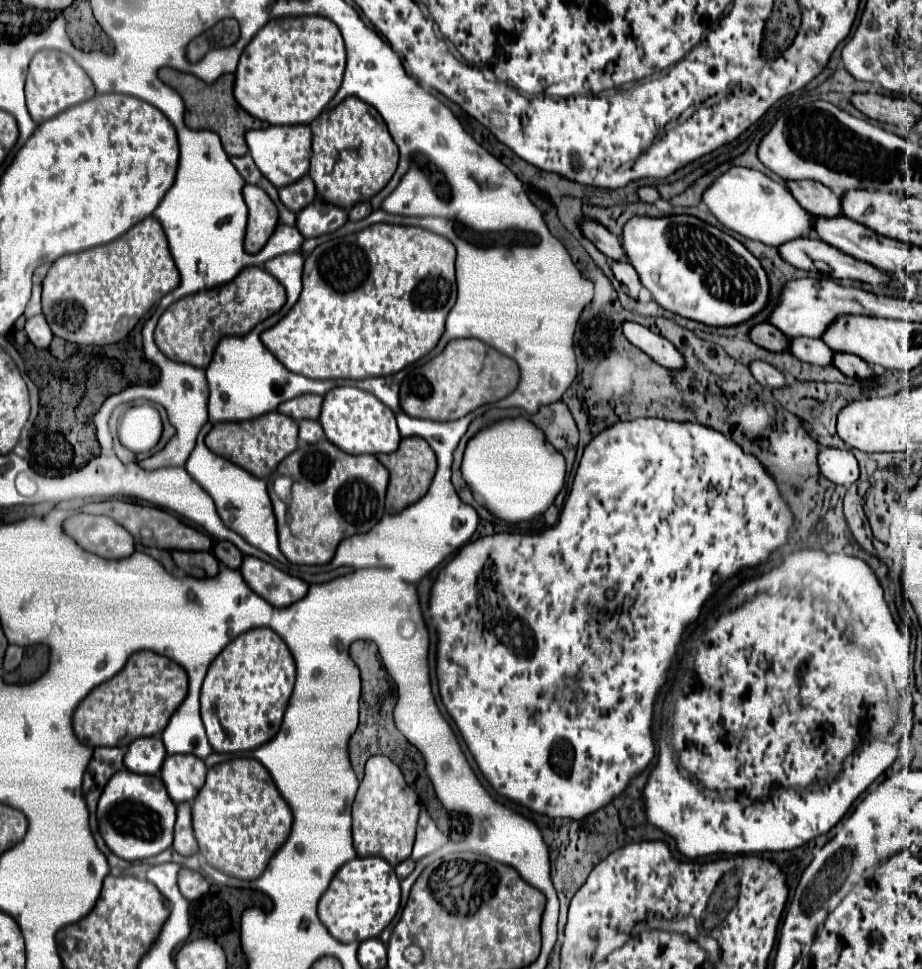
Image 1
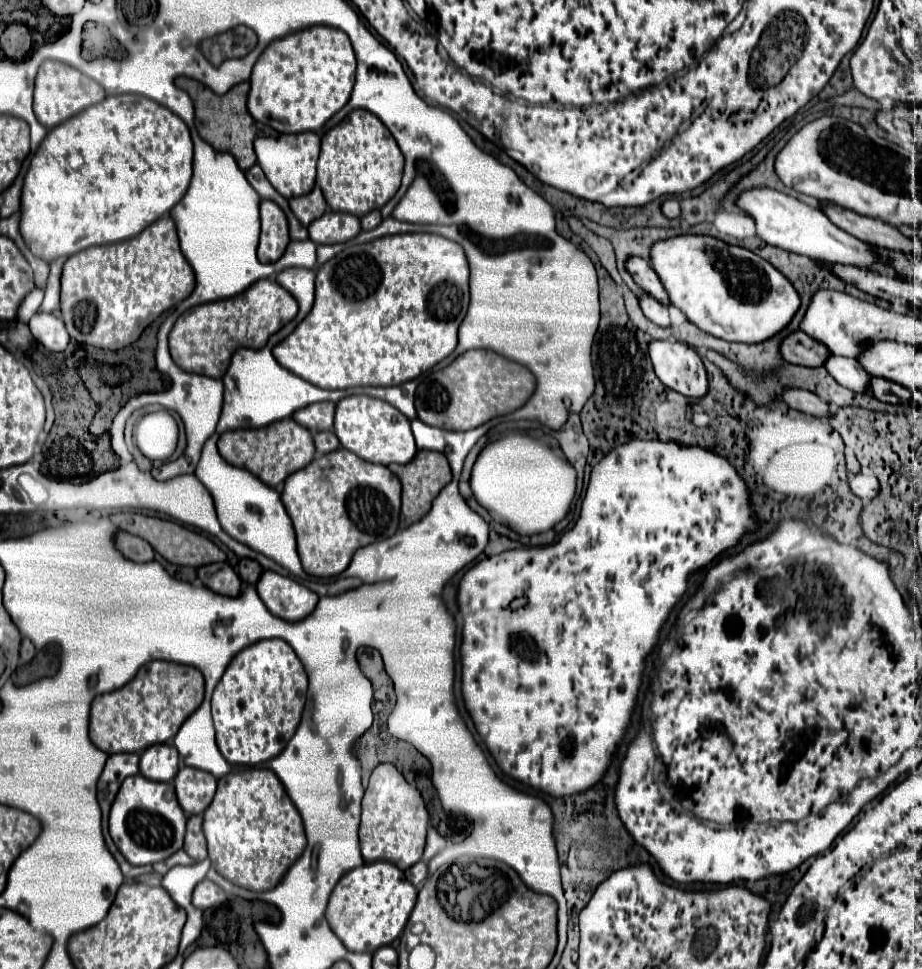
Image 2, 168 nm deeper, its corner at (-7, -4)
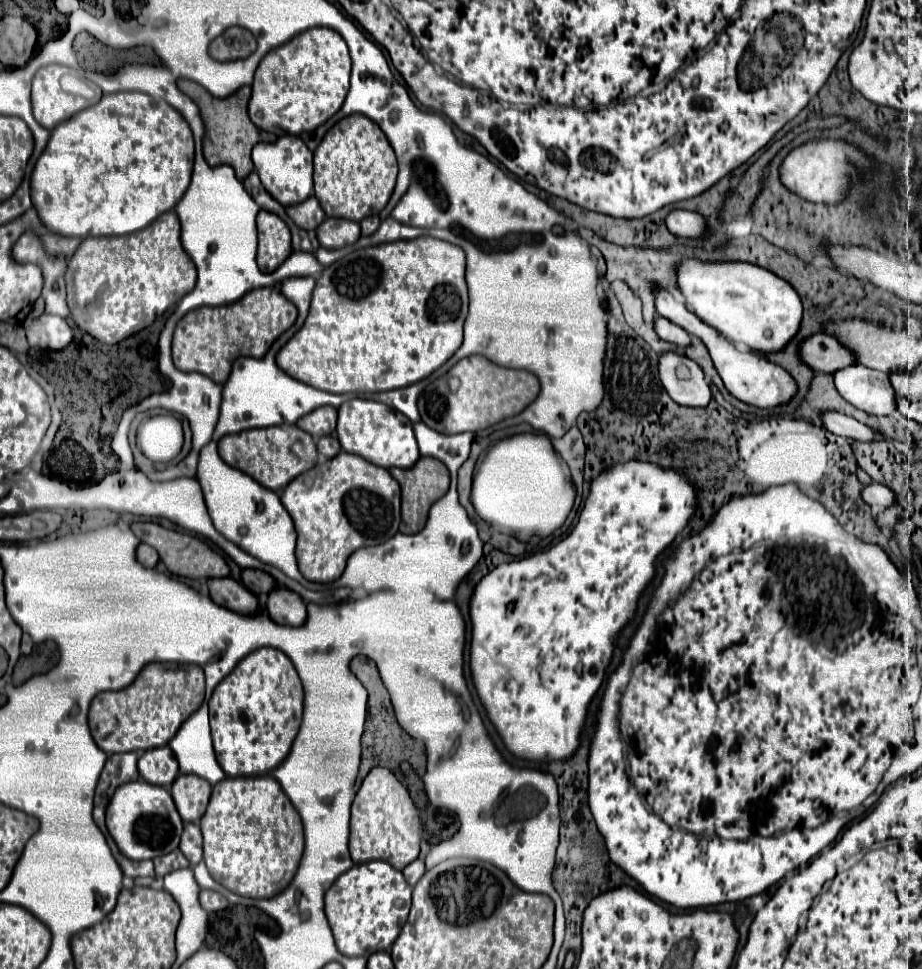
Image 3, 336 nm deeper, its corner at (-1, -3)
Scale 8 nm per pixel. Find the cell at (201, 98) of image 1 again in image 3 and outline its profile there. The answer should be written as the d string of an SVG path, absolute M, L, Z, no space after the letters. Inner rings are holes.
M177 80L177 88L183 94L187 94L199 106L199 112L201 112L201 118L203 118L203 124L205 124L205 136L203 136L205 160L211 166L217 166L217 164L233 166L237 178L243 180L245 174L249 174L253 170L251 148L253 148L253 144L257 144L261 140L257 126L247 116L247 102L249 102L249 96L251 96L251 88L243 86L227 98L215 98L203 86L199 86L191 80Z

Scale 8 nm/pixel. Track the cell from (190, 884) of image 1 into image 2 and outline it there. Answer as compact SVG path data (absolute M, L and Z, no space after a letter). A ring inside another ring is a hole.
M203 879L197 887L195 887L195 893L193 893L193 905L199 907L199 909L209 909L209 907L217 907L217 905L223 905L227 901L227 893L211 883L209 879Z

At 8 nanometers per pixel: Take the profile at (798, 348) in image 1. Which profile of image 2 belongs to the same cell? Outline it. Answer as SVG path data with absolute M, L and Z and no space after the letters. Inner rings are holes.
M831 355L829 361L825 363L825 369L831 373L831 377L847 387L853 393L869 393L869 383L871 375L861 367L857 359L847 359L847 357L837 357Z

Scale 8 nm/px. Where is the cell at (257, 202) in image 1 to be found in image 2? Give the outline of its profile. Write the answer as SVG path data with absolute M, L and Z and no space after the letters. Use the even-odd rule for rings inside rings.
M261 201L261 241L259 241L259 261L275 263L289 245L289 227L285 213L279 205L271 201Z

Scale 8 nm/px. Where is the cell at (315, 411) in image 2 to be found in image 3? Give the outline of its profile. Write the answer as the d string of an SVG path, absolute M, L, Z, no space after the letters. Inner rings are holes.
M321 406L309 414L305 414L303 418L299 418L295 424L309 432L311 436L325 436L325 434L333 434L335 430L335 422L337 422L337 410L333 406Z

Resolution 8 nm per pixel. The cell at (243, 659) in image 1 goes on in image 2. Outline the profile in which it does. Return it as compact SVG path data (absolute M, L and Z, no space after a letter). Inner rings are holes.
M267 639L243 649L215 687L211 707L217 745L233 765L259 765L277 757L295 735L307 695L307 675L283 639Z

